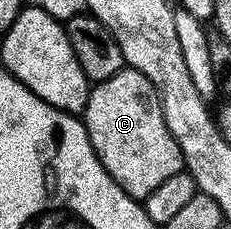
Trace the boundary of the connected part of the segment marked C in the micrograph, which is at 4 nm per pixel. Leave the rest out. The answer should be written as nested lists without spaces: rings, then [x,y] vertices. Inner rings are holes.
[[[124,66],[112,78],[97,81],[91,87],[84,123],[104,170],[139,202],[166,178],[183,171],[182,151],[168,130],[168,122],[164,122],[158,92],[144,74],[132,67]]]

